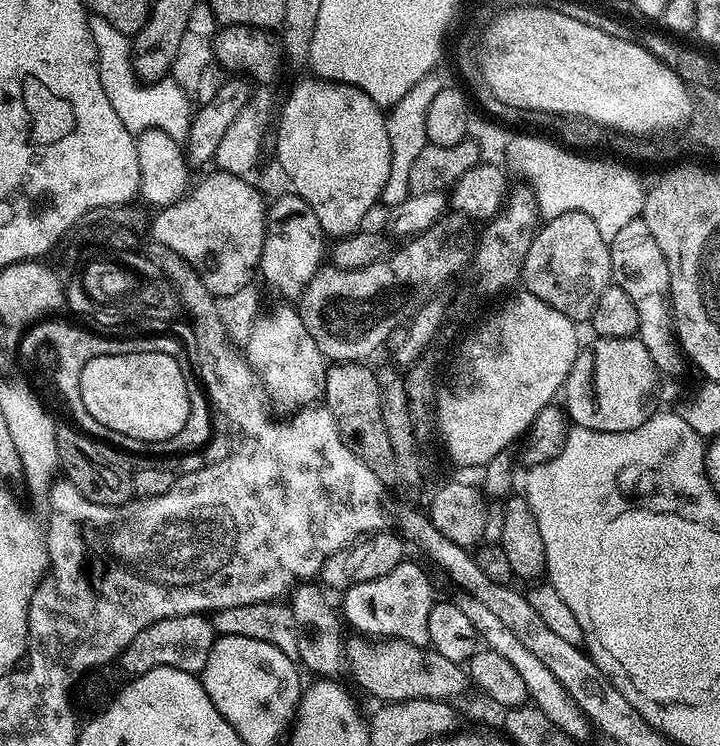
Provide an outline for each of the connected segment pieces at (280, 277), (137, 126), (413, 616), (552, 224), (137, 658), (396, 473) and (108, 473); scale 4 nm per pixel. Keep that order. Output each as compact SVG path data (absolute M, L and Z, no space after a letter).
M287 194L268 204L268 221L266 222L266 238L262 246L262 258L258 269L264 275L268 288L281 296L281 301L299 301L306 290L310 278L320 271L326 260L326 234L315 216L314 210L306 206L301 196Z
M89 15L88 25L96 47L96 65L102 78L102 90L106 90L110 106L114 106L118 118L122 118L122 126L133 134L163 132L171 140L187 141L194 115L194 104L189 93L187 96L171 78L142 82L133 64L132 40L102 16Z
M405 562L394 566L390 574L382 574L382 578L374 578L374 582L362 582L349 588L343 596L343 619L349 629L357 628L361 637L405 640L420 648L429 647L430 610L434 603L432 580L418 565Z
M570 212L549 219L537 231L530 250L526 250L526 262L522 273L523 291L534 294L562 314L577 322L591 321L592 312L598 305L604 291L612 284L612 267L610 266L609 243L602 240L594 221L584 213Z
M201 613L163 619L142 630L118 658L118 664L134 678L156 668L174 668L195 675L204 670L215 637L211 619Z
M336 362L327 369L324 378L324 394L323 403L330 410L330 414L335 419L338 426L339 436L342 442L356 458L361 459L366 466L370 466L370 470L374 470L374 474L386 486L392 484L399 485L401 483L400 471L398 470L398 458L394 456L394 446L390 444L390 438L386 434L386 422L382 418L382 395L381 381L376 381L376 376L370 369L364 368L361 363L354 362Z
M62 424L56 429L55 449L61 475L70 481L82 497L98 505L122 505L133 499L133 471L126 466L127 457L117 447L87 436L75 425Z

